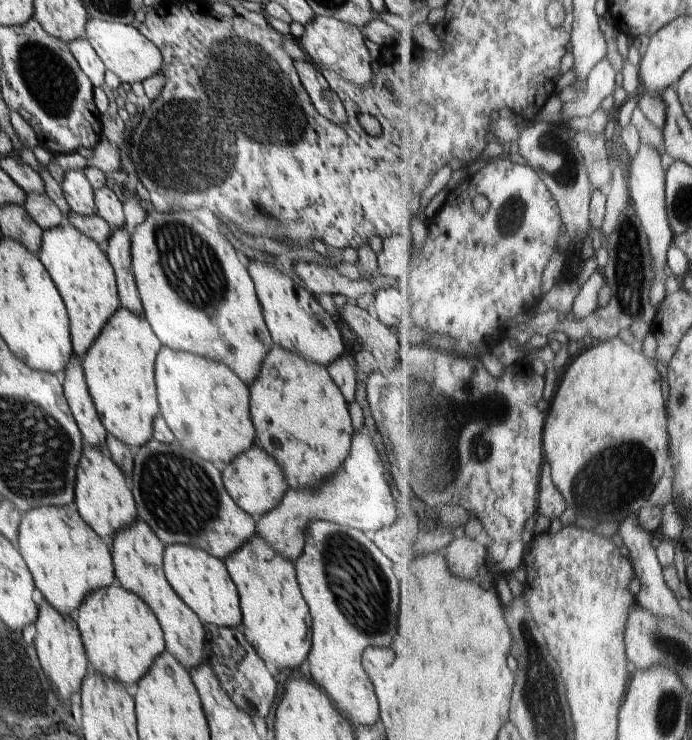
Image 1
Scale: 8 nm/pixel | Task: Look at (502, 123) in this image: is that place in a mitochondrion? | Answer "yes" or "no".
no

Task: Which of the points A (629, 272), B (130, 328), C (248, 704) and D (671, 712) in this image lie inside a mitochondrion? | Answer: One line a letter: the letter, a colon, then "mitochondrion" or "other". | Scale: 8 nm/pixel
A: mitochondrion
B: other
C: mitochondrion
D: mitochondrion

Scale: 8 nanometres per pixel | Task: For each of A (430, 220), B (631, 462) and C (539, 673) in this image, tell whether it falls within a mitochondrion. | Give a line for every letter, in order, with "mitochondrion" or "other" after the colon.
A: other
B: mitochondrion
C: mitochondrion

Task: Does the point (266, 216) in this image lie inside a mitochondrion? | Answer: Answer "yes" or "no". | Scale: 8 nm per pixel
yes

